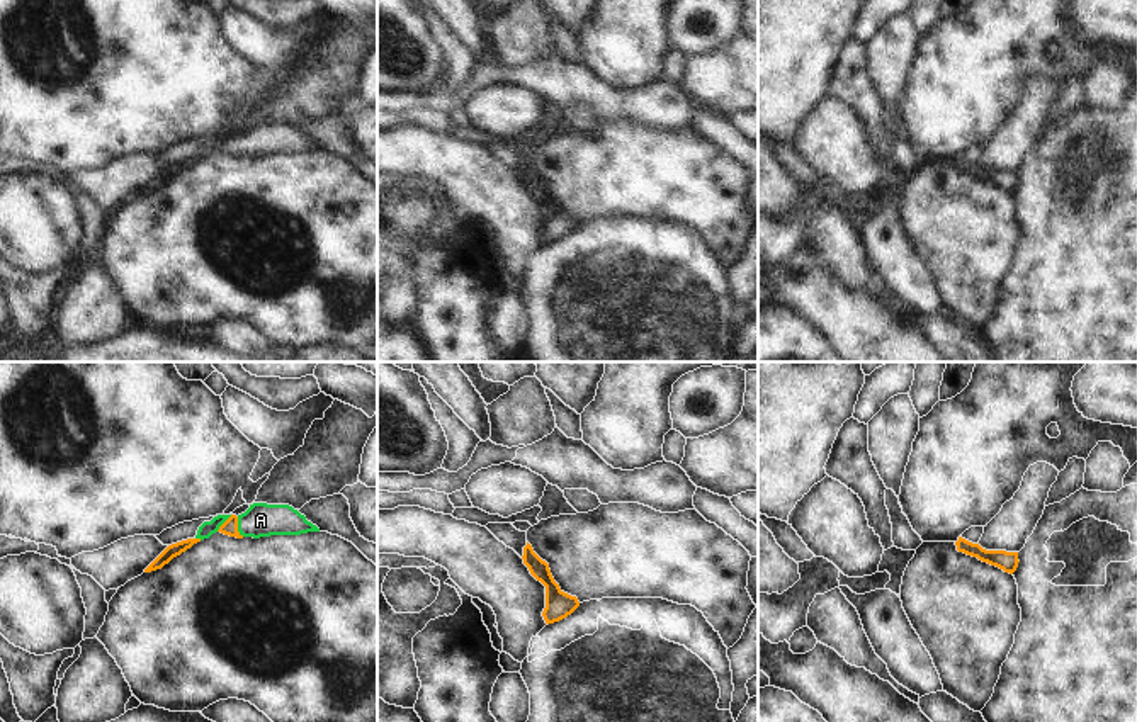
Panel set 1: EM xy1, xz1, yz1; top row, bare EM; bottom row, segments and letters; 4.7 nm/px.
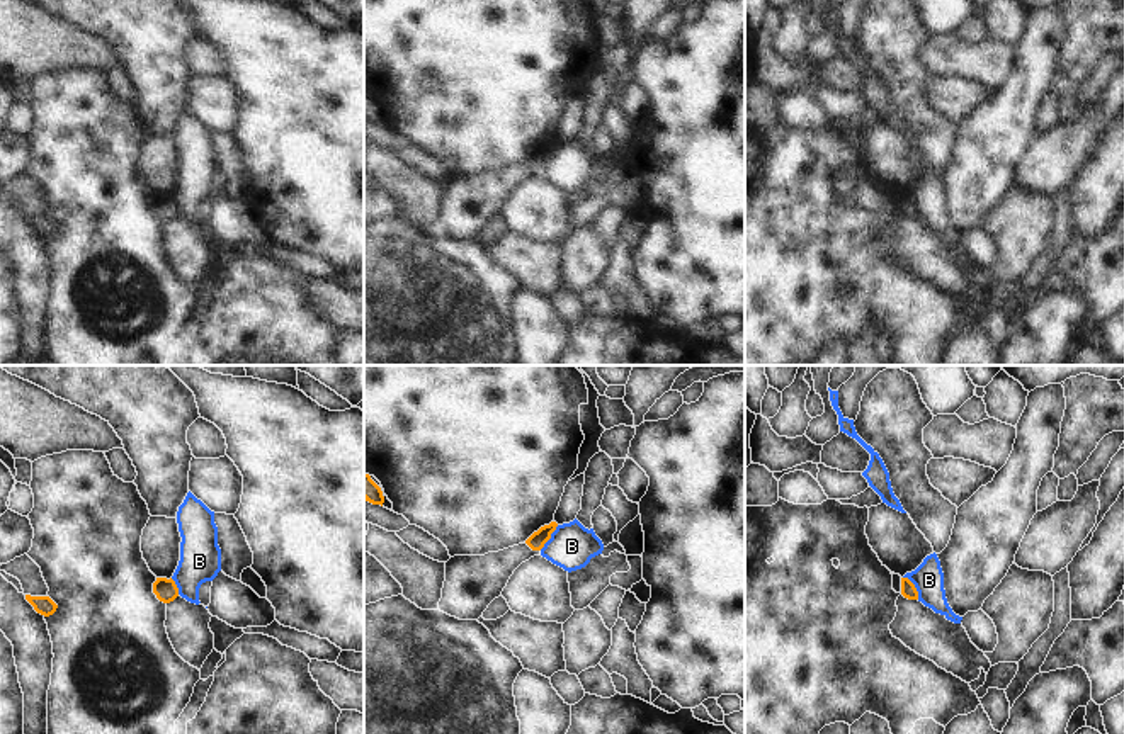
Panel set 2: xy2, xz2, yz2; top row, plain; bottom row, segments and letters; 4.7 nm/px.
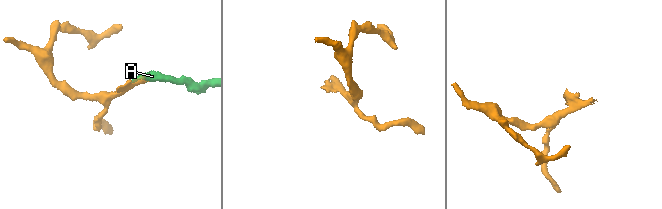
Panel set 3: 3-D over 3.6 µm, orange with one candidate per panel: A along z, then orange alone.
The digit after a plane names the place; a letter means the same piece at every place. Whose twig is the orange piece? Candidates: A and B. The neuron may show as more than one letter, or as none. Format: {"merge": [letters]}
{"merge": ["A"]}

